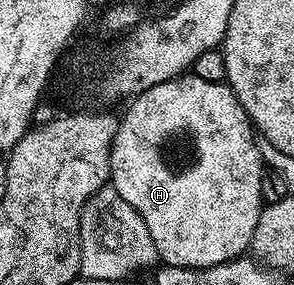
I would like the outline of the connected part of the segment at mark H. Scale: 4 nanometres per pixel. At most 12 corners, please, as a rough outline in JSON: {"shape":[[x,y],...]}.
{"shape":[[227,82],[119,116],[110,186],[157,260],[241,258],[266,164]]}

